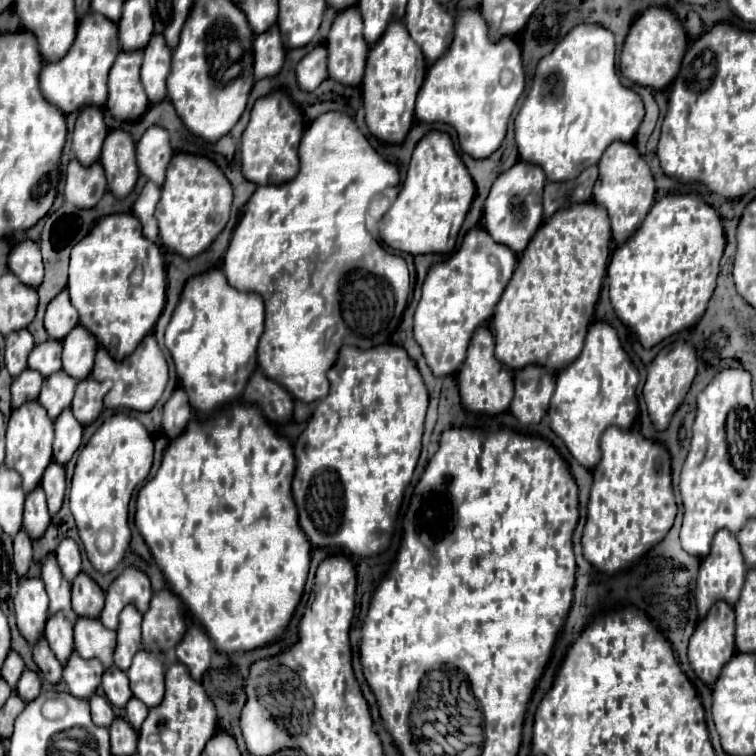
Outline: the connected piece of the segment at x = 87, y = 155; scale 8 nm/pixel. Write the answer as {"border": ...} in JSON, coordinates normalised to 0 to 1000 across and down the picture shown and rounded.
{"border":[[[111,143],[103,151],[95,177],[95,201],[108,220],[122,220],[122,214],[132,212],[132,198],[140,177],[143,172],[138,153],[130,143]]]}

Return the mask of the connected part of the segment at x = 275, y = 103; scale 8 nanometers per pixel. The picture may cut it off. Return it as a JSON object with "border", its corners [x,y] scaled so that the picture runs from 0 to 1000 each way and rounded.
{"border":[[[368,119],[339,132],[331,161],[320,180],[320,230],[341,246],[376,243],[394,230],[394,190],[402,175],[402,156],[378,122]]]}

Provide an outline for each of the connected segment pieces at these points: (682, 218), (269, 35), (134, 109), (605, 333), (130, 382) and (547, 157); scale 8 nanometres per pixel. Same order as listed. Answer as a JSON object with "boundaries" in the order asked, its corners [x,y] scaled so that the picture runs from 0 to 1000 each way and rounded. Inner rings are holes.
{"boundaries":[[[[884,257],[862,272],[847,304],[841,304],[841,310],[825,320],[825,325],[812,331],[804,352],[807,397],[815,418],[825,431],[839,437],[852,460],[865,460],[889,442],[915,434],[926,426],[947,381],[958,325],[960,317],[955,291],[942,272],[937,272],[923,257]]],[[[360,34],[336,53],[336,103],[360,103],[370,95],[376,82],[376,61],[368,34]]],[[[159,69],[148,93],[146,93],[146,127],[140,135],[140,146],[148,156],[159,161],[177,161],[190,153],[198,135],[190,124],[190,114],[185,108],[185,87],[188,69]]],[[[788,426],[780,431],[775,455],[770,468],[735,497],[735,519],[728,532],[725,553],[728,566],[735,577],[743,579],[754,601],[778,622],[788,619],[788,611],[794,608],[794,579],[802,566],[815,563],[820,569],[831,569],[839,561],[839,553],[844,548],[844,529],[841,529],[841,508],[844,508],[844,492],[836,484],[828,466],[820,460],[820,450],[815,444],[815,437],[802,426]]],[[[196,442],[185,452],[185,458],[177,463],[177,468],[172,468],[161,479],[153,479],[138,460],[130,460],[122,500],[127,500],[130,505],[138,505],[138,503],[151,505],[146,519],[138,526],[140,540],[169,540],[169,542],[180,542],[180,545],[196,545],[204,540],[204,534],[212,529],[212,524],[220,513],[222,481],[220,481],[214,463],[209,460],[204,444]]],[[[767,32],[759,34],[746,53],[730,66],[730,71],[720,74],[709,87],[709,101],[704,116],[680,159],[683,164],[683,193],[690,214],[704,214],[722,228],[728,241],[743,241],[751,235],[762,235],[767,225],[786,220],[794,214],[799,198],[810,188],[836,188],[844,167],[852,156],[849,130],[825,116],[820,103],[815,101],[815,61],[812,45],[794,32]]]]}

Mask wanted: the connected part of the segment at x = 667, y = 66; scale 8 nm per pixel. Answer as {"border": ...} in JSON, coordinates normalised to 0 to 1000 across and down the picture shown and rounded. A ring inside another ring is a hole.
{"border":[[[857,11],[844,21],[828,48],[823,71],[820,71],[820,95],[825,103],[844,114],[857,114],[865,119],[878,119],[886,114],[899,93],[902,77],[907,71],[907,40],[899,26],[878,11]]]}

